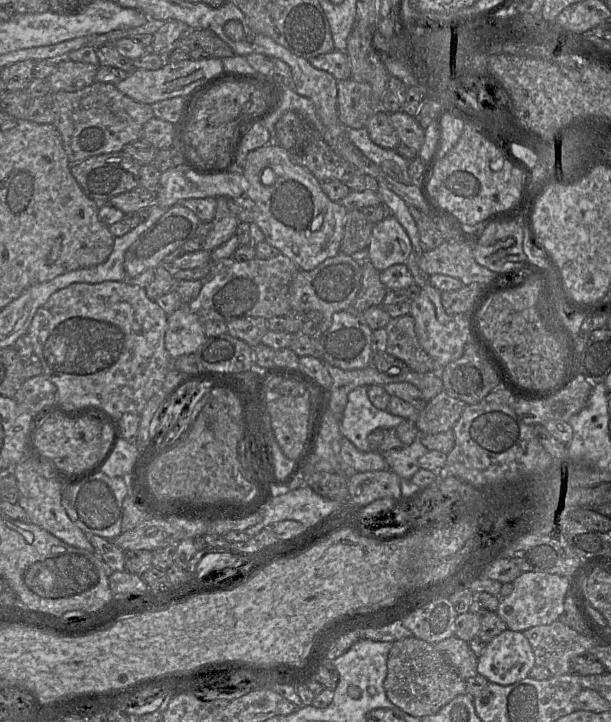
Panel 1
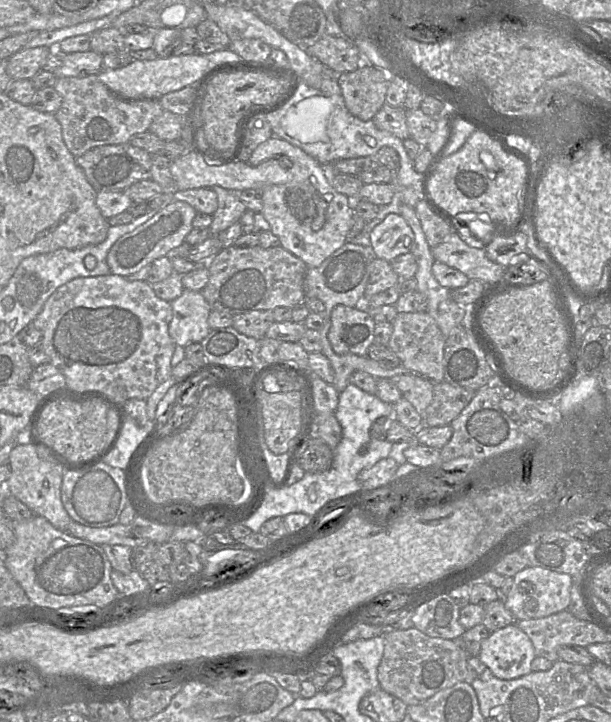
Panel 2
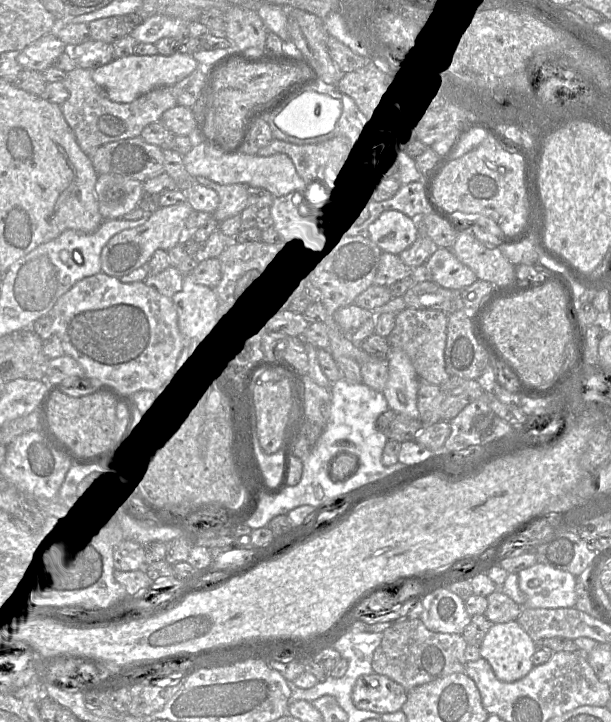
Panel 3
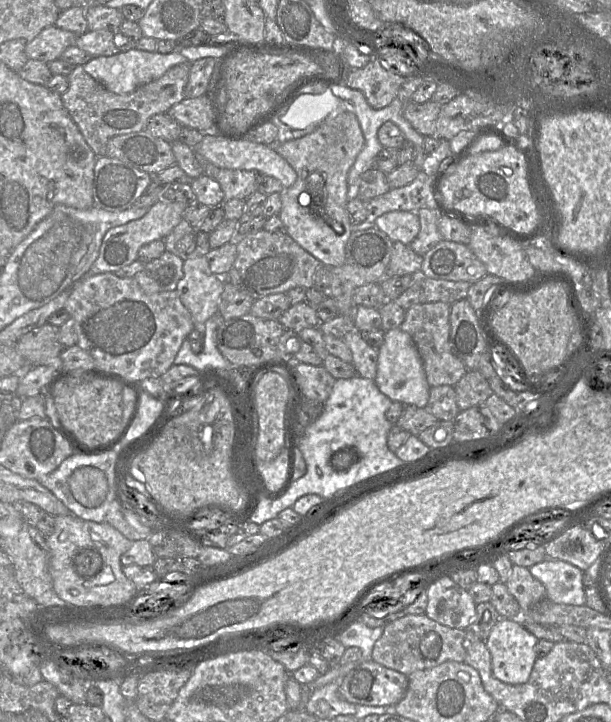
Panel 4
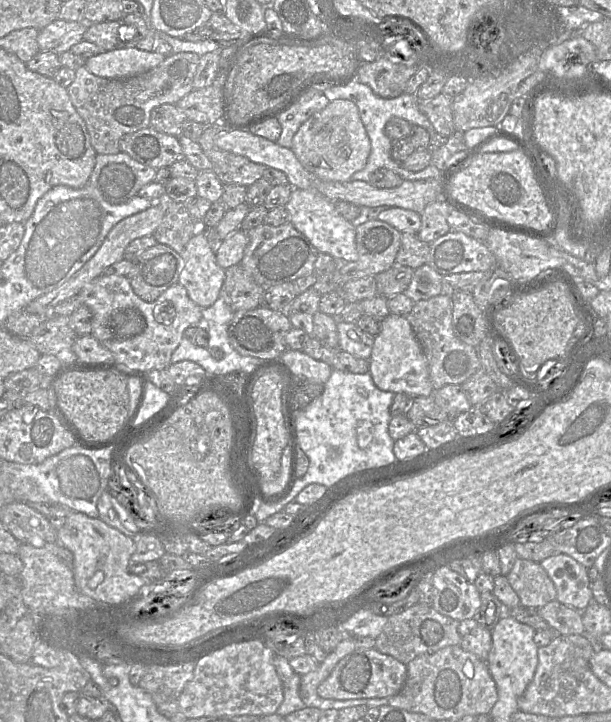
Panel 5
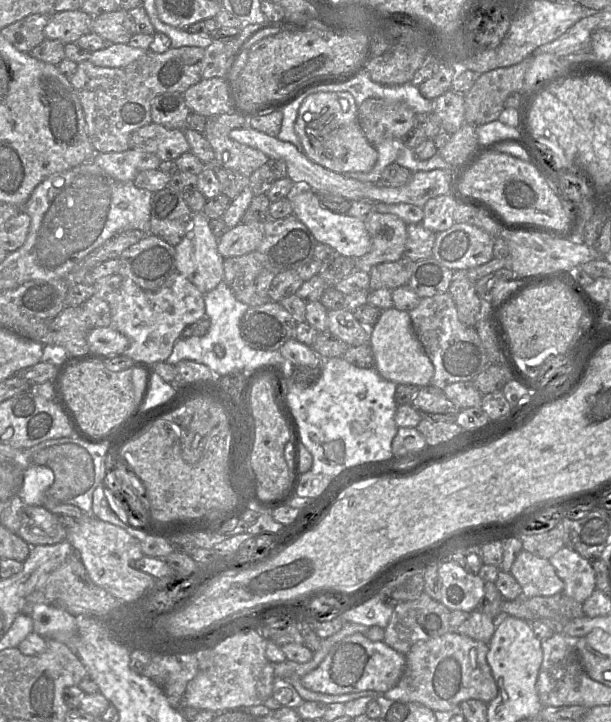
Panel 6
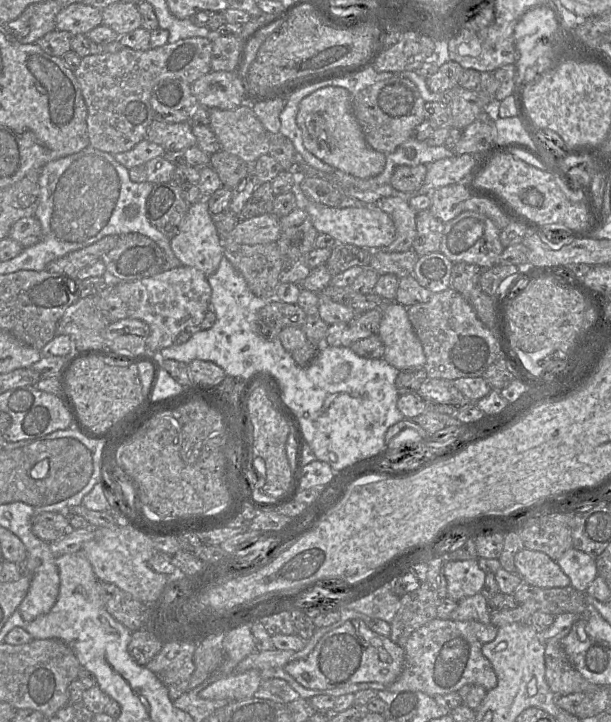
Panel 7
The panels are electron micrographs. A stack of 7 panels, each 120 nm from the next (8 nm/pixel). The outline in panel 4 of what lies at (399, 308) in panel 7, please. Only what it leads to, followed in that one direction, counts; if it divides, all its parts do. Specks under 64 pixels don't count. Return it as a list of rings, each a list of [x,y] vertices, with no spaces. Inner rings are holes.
[[[400,328],[384,332],[383,343],[378,348],[377,372],[374,382],[391,401],[420,408],[428,403],[431,387],[426,380],[421,356],[411,336]]]

